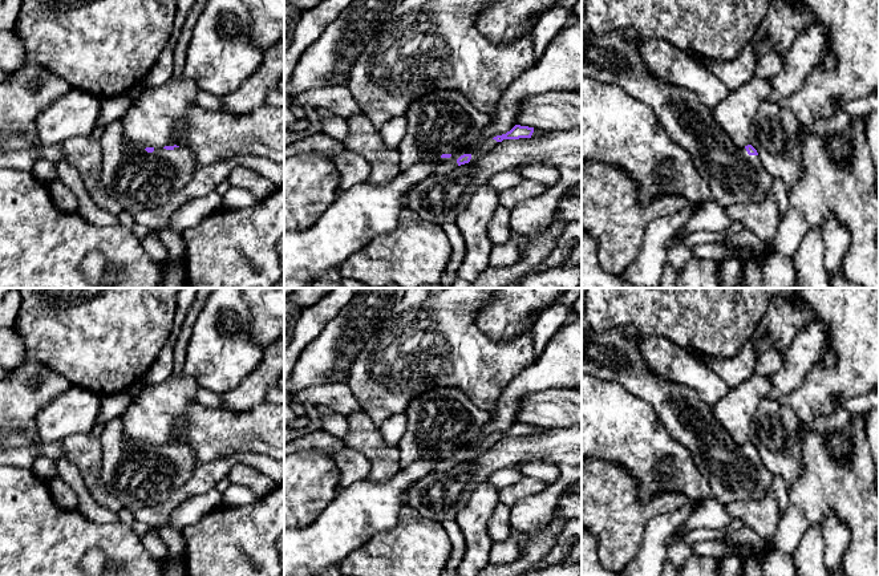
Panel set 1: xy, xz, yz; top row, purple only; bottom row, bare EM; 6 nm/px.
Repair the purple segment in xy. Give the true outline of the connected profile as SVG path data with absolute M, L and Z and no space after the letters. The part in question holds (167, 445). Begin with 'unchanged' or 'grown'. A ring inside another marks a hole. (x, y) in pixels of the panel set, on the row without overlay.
grown; M120 415L105 423L101 449L101 479L131 512L163 503L189 482L198 463L195 453L177 442L143 445L126 439Z

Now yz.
grown; M582 288L582 374L619 382L648 402L669 434L689 450L709 482L710 498L724 506L736 500L762 500L771 490L774 475L763 466L757 447L752 442L737 445L713 417L713 406L696 390L655 374L637 345L641 336L635 326L612 328L601 333L592 330L586 320L586 288Z

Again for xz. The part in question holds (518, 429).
grown; M434 388L418 397L416 397L405 413L406 415L406 431L401 441L398 442L400 453L400 468L404 468L412 465L416 461L421 459L434 459L436 467L434 471L445 471L457 463L474 459L481 453L490 450L499 439L503 437L519 437L519 435L531 435L534 425L515 422L510 429L502 433L497 433L491 437L486 437L479 445L471 446L471 441L481 433L483 425L490 419L490 414L483 409L478 407L462 390L457 388Z

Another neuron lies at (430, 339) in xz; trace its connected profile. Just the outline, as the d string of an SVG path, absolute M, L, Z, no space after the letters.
M406 288L401 301L373 332L353 360L347 384L362 411L380 427L394 415L406 413L409 403L434 388L457 388L489 414L497 409L505 388L535 361L532 326L513 338L497 342L477 326L481 307L493 300L495 288Z

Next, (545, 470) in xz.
M534 459L526 465L518 465L514 468L518 470L523 476L540 479L548 484L554 484L560 476L558 466L547 459Z

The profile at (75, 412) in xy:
M72 386L36 414L37 435L45 445L60 442L73 434L89 433L97 421L101 397Z

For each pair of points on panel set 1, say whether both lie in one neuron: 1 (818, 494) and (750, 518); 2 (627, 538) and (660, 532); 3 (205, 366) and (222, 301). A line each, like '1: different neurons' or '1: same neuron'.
1: different neurons
2: different neurons
3: same neuron

